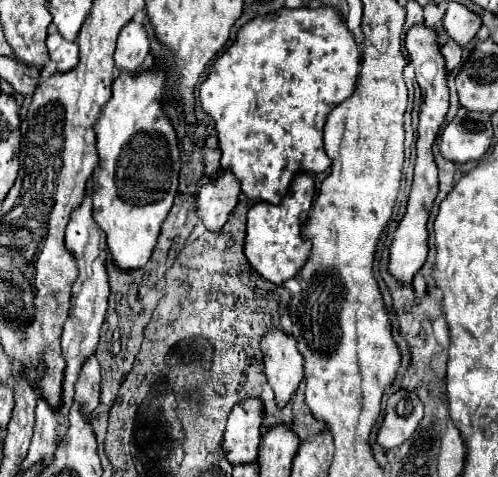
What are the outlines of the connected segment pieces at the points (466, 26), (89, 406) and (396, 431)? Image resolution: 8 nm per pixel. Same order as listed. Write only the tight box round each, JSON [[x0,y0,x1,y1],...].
[[443,2,481,46],[75,356,99,416],[377,390,423,450]]

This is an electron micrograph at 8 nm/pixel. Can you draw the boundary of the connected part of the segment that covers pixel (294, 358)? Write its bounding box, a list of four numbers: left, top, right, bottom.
[261,330,303,410]

